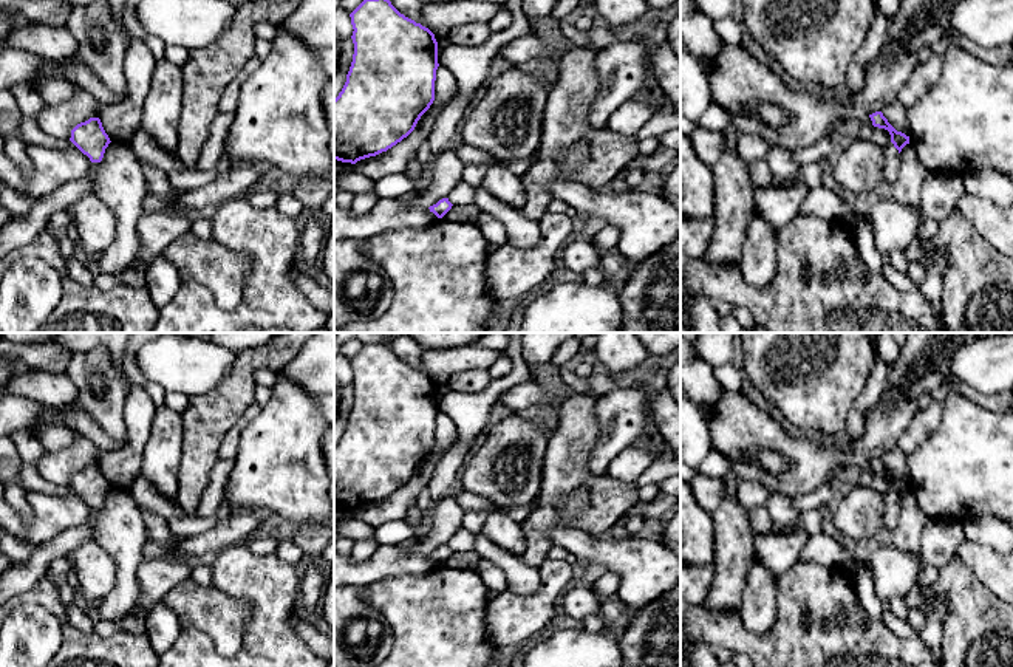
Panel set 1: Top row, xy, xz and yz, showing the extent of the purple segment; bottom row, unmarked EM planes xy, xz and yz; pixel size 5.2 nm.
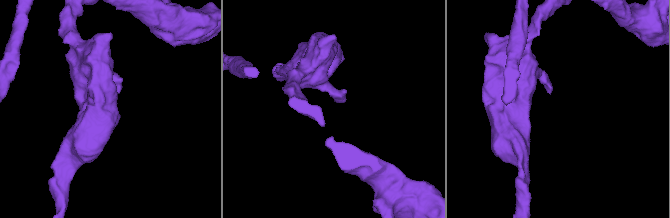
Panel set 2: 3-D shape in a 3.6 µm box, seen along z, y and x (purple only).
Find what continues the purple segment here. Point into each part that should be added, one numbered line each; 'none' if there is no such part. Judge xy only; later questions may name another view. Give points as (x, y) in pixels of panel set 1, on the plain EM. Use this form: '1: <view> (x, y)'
none

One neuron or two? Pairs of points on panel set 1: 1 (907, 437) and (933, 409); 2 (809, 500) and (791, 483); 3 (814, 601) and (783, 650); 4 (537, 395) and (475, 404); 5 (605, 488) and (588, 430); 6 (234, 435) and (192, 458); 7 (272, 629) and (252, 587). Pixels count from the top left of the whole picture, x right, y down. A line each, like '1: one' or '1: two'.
1: one
2: two
3: one
4: two
5: one
6: two
7: one

